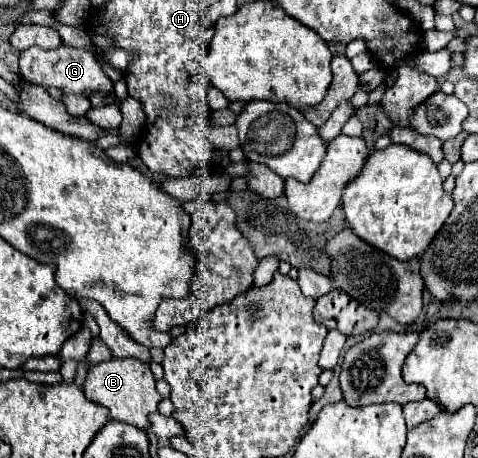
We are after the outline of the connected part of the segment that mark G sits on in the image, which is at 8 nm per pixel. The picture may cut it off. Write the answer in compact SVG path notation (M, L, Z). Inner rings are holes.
M29 47L19 55L19 75L29 83L39 83L41 87L57 87L63 91L63 103L71 115L85 115L91 109L89 93L91 91L113 91L111 79L101 71L95 55L91 51L73 51L71 47L57 47L57 49L41 49Z

